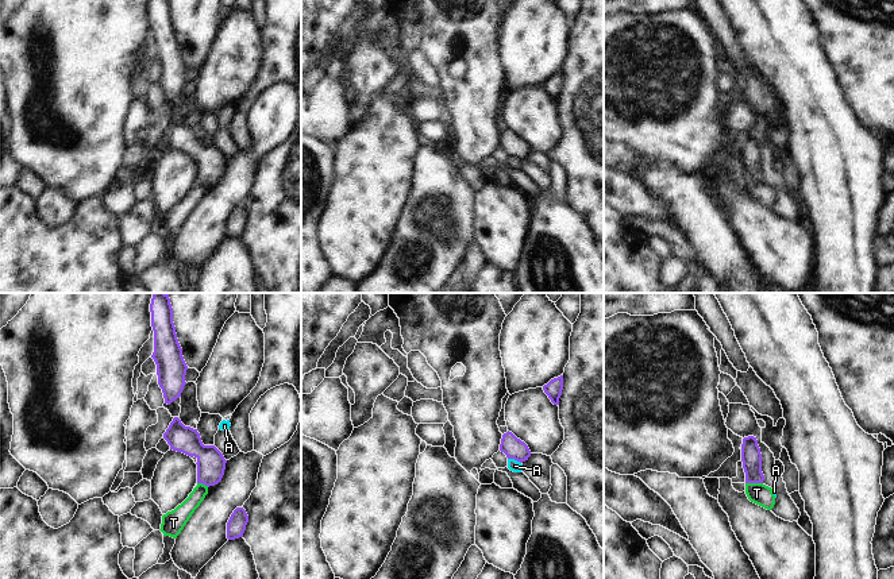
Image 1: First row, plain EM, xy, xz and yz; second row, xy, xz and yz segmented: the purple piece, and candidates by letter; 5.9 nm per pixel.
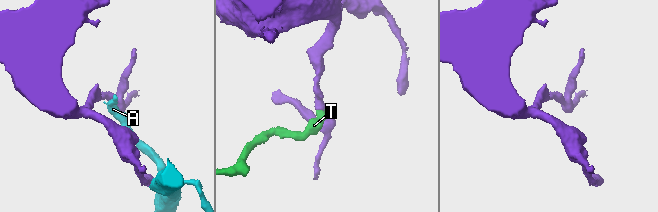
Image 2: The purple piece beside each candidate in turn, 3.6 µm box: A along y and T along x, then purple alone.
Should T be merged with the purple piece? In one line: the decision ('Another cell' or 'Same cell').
Another cell.

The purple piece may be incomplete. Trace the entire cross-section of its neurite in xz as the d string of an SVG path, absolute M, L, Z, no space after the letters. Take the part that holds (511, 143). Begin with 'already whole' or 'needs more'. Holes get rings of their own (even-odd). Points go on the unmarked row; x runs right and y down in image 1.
already whole; M509 128L502 132L500 148L504 150L508 157L515 157L520 161L528 158L531 154L528 143Z

